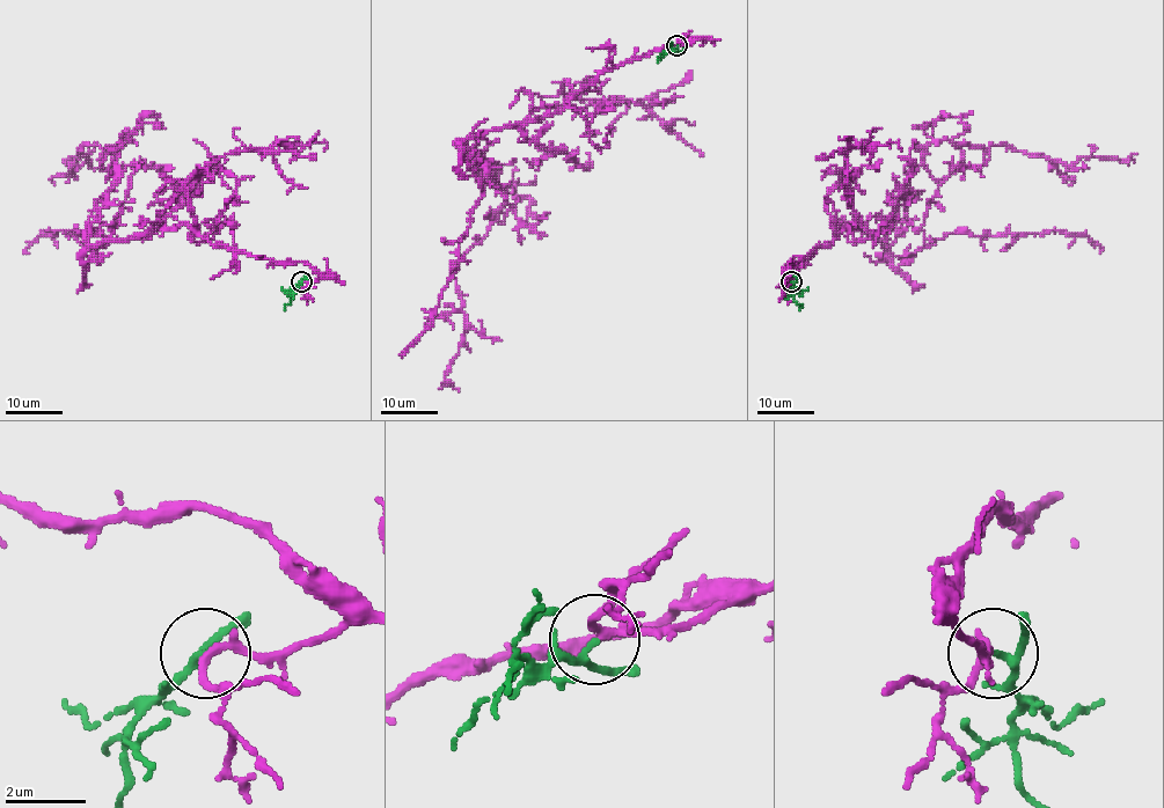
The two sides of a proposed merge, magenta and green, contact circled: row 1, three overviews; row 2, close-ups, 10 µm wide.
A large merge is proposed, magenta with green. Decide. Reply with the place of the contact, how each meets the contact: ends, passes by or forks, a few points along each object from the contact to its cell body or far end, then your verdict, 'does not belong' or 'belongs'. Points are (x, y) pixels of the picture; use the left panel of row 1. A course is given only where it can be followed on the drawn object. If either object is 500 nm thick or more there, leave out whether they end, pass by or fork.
(301, 281) | magenta passes by | green passes by | magenta via (301, 283), (321, 277), (188, 226), (88, 245), (131, 141), (83, 145), (89, 164), (70, 160), (82, 153) | green via (301, 283), (291, 292), (284, 309) | does not belong

